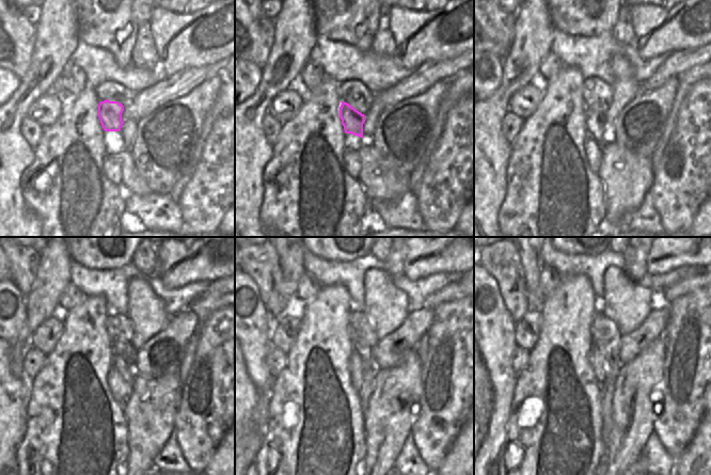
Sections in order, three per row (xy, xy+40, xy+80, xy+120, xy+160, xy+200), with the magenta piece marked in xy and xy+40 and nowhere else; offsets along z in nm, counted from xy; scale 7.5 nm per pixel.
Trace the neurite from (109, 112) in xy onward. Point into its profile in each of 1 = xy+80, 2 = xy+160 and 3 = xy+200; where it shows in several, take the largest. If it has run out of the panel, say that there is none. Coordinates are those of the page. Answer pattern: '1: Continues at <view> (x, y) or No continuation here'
1: Continues at xy+80 (594, 122)
2: Continues at xy+160 (367, 389)
3: Continues at xy+200 (606, 389).

